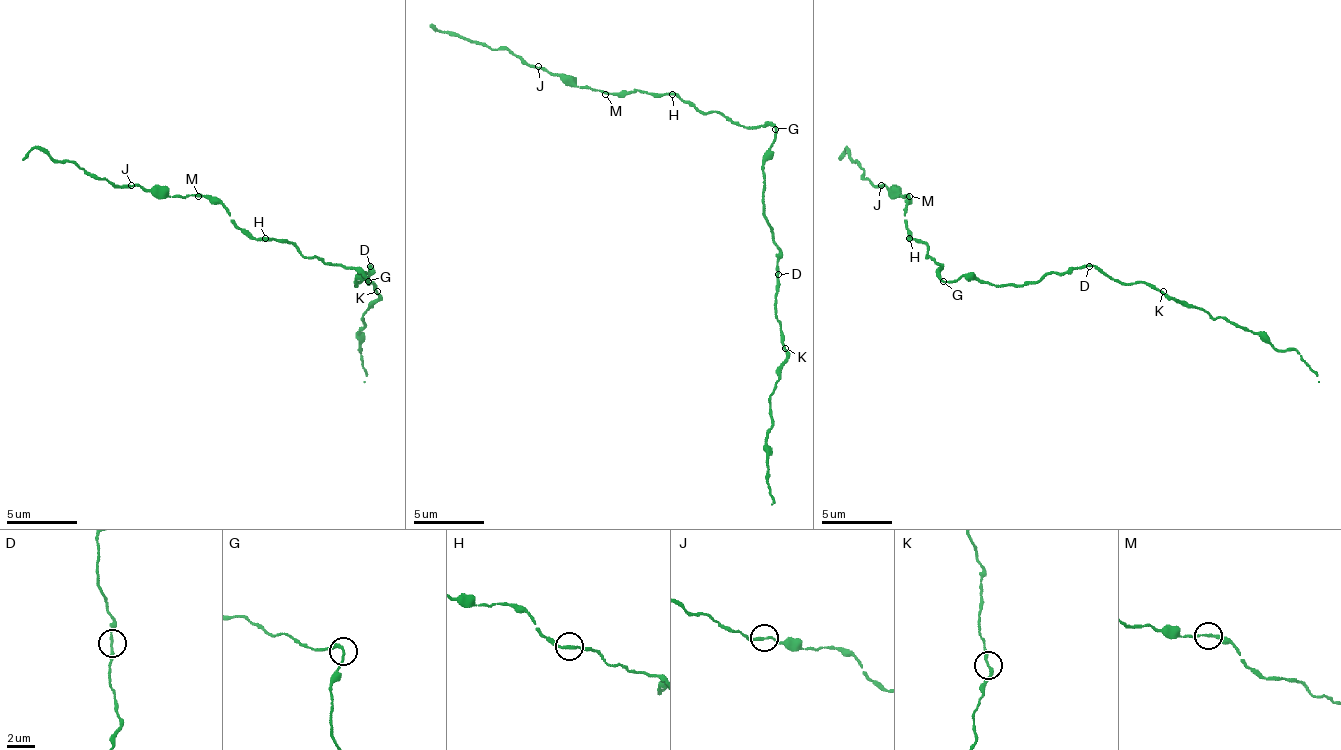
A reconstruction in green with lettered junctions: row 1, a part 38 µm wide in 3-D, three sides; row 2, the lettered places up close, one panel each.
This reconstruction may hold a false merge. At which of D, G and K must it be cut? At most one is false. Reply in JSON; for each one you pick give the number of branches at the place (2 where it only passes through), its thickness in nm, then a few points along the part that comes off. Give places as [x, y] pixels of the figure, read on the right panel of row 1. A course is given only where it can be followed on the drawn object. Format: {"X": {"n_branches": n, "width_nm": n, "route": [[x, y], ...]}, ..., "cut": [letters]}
{"cut": []}

